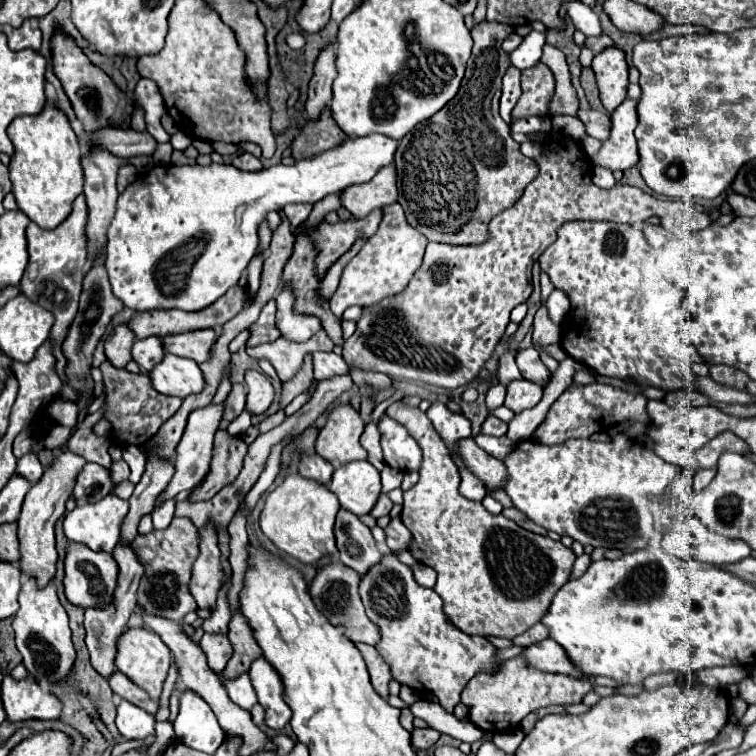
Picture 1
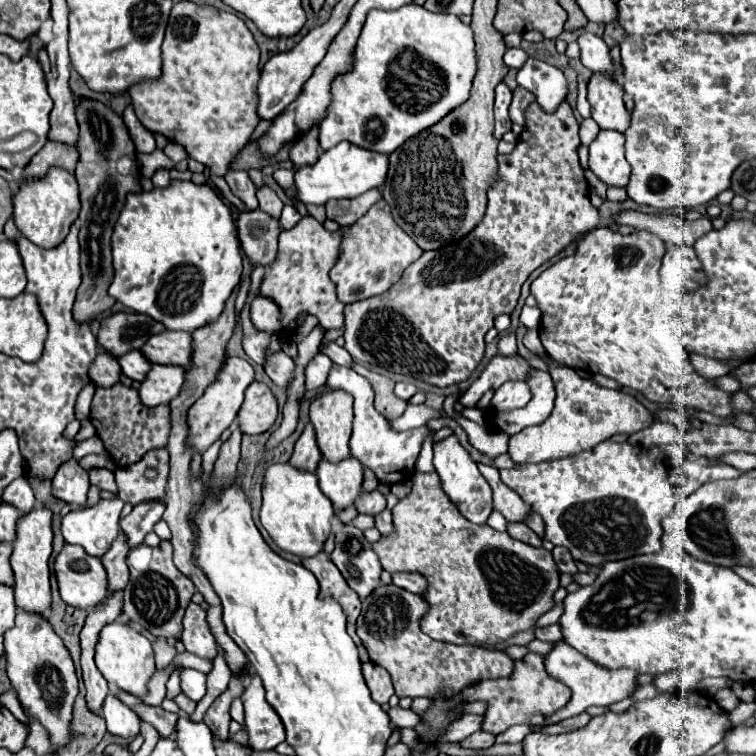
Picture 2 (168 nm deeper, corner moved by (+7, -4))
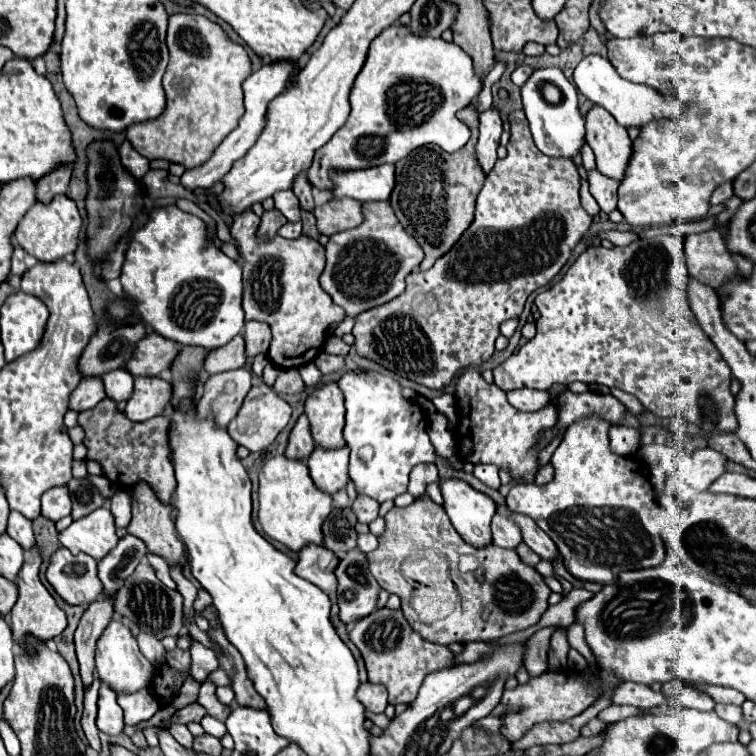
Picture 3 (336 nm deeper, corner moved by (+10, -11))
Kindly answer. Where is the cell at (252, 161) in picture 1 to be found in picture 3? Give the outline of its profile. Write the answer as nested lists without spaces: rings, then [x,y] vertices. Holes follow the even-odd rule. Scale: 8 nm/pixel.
[[[243,210],[233,216],[231,236],[243,258],[243,310],[245,320],[261,320],[271,324],[273,342],[269,358],[275,366],[299,368],[311,362],[325,344],[325,332],[331,324],[345,318],[345,310],[337,306],[321,288],[319,278],[325,268],[325,248],[305,234],[295,240],[276,235],[271,242],[255,238],[259,216],[253,210]]]

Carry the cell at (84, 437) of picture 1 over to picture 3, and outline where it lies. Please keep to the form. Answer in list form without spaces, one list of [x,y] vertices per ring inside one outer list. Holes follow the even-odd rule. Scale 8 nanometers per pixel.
[[[113,496],[111,498],[111,512],[115,516],[115,524],[125,528],[129,524],[129,516],[131,516],[131,504],[129,504],[129,496]]]

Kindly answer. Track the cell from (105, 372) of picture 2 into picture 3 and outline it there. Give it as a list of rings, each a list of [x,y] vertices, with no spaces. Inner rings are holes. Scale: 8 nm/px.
[[[85,376],[79,386],[73,390],[69,398],[69,408],[83,412],[93,408],[93,404],[99,404],[105,398],[105,384],[99,376]]]

